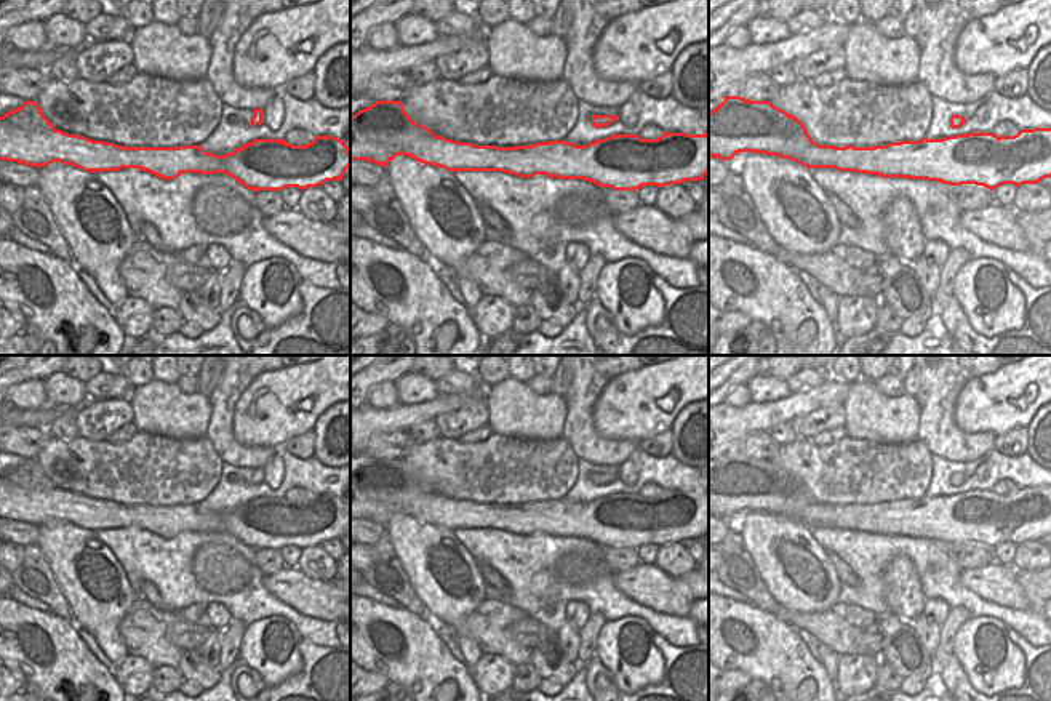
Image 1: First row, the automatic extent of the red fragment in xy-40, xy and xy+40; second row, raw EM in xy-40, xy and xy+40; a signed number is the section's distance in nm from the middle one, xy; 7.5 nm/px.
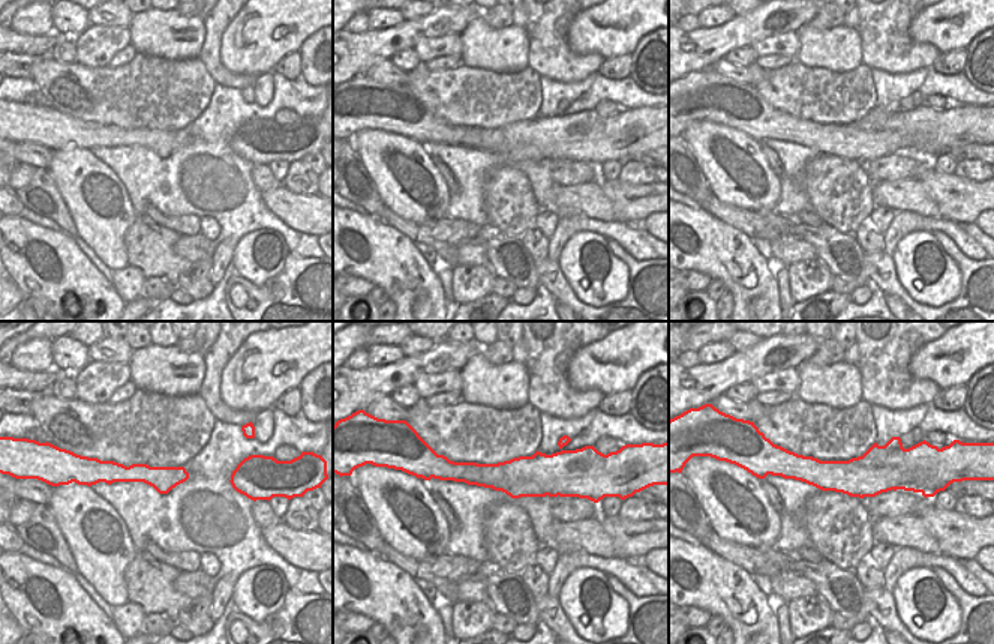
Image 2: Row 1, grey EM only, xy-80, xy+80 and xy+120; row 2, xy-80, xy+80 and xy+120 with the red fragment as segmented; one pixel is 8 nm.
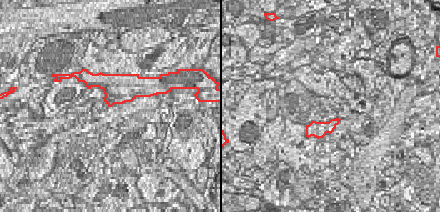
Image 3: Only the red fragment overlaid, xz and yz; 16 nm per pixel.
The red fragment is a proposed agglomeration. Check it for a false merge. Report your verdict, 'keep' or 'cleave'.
cleave

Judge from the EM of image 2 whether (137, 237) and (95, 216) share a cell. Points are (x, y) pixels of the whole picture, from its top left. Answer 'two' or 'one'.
two

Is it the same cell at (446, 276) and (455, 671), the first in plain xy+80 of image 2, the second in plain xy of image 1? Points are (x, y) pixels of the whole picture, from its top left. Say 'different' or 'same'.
different

